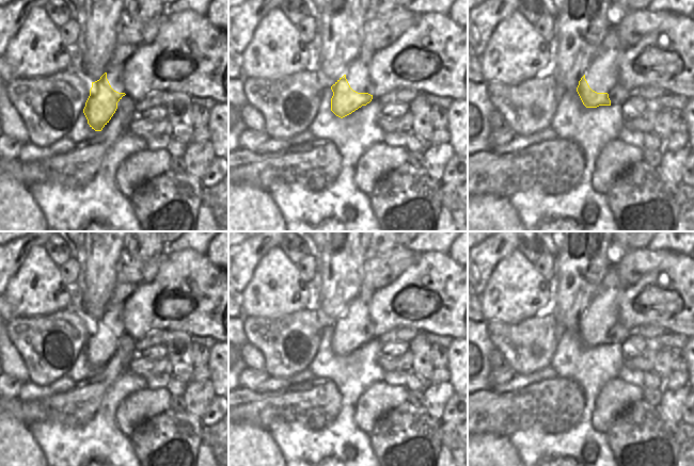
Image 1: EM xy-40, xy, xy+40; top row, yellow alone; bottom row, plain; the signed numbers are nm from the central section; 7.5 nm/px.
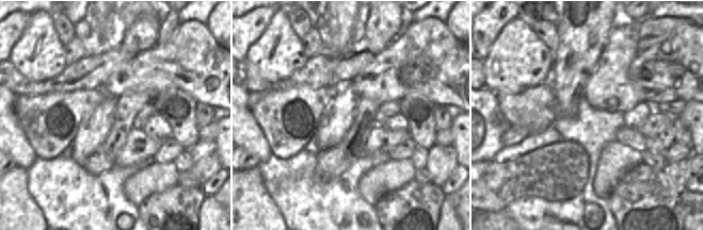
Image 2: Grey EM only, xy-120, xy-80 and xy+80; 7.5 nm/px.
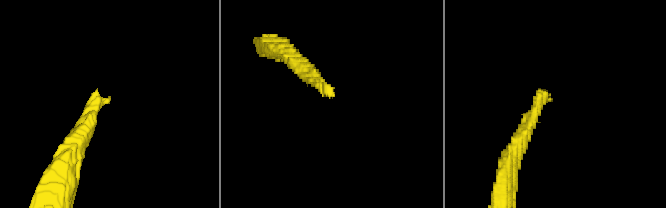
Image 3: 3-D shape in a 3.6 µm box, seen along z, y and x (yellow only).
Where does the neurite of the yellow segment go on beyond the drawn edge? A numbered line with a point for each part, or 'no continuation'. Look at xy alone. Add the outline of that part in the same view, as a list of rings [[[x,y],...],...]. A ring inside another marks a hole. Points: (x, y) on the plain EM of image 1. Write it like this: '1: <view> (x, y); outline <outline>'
1: xy (358, 311); outline [[[358,295],[350,302],[345,314],[353,330],[374,334],[374,326],[369,318],[369,301],[370,298],[360,298]]]

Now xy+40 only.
1: xy+40 (602, 314); outline [[[611,266],[584,312],[593,330],[609,333],[611,343],[621,344],[630,337],[630,330],[619,322],[617,296],[622,288],[615,269]]]

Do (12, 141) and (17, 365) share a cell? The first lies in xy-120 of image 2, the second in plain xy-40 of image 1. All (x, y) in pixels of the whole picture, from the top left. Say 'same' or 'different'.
same

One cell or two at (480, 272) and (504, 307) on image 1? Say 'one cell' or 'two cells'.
two cells

